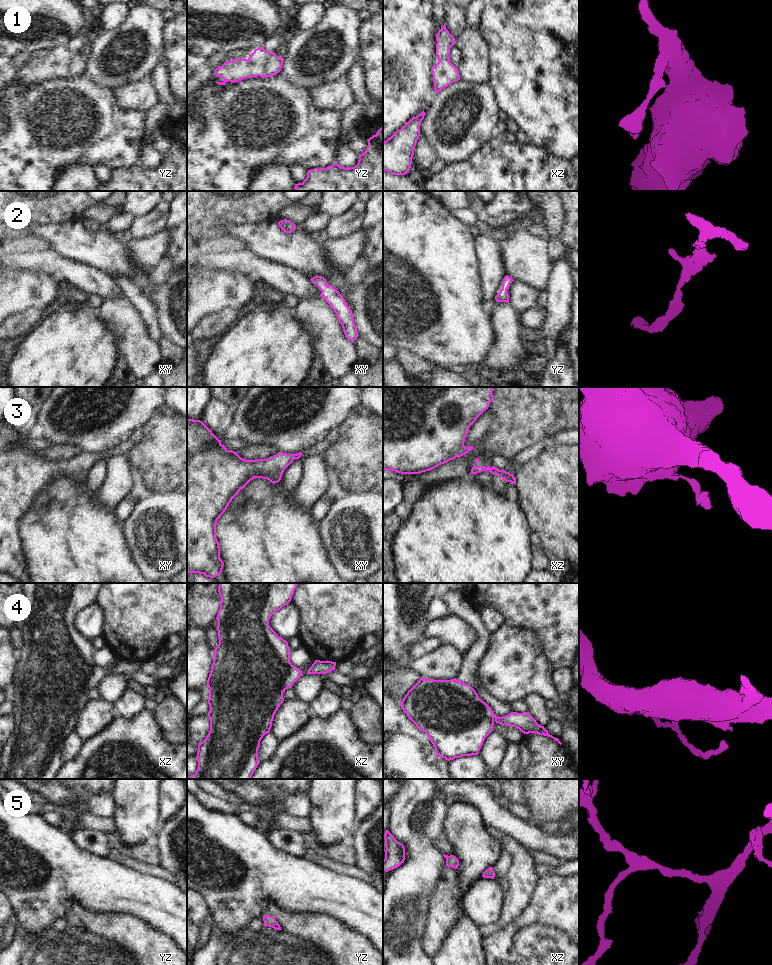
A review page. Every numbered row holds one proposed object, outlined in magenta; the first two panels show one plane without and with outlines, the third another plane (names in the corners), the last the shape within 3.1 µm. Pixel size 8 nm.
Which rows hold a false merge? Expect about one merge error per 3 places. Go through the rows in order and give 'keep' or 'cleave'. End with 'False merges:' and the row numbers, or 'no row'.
1: keep
2: keep
3: keep
4: keep
5: keep
False merges: no row

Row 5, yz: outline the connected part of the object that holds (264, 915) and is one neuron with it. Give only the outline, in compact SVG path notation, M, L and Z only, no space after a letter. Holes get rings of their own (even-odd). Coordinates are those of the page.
M264 915L263 916L264 926L272 927L276 930L282 930L278 922L273 916Z

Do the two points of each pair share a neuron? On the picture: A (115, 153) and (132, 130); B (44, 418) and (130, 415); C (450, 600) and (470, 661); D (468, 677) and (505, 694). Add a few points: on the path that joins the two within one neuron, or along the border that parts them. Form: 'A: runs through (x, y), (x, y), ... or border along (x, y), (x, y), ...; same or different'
A: runs through (115, 147), (126, 136); same
B: runs through (65, 431), (74, 434), (89, 433), (109, 425); same
C: runs through (466, 613), (480, 630), (480, 645); same
D: border along (484, 654), (478, 664), (477, 677); different

